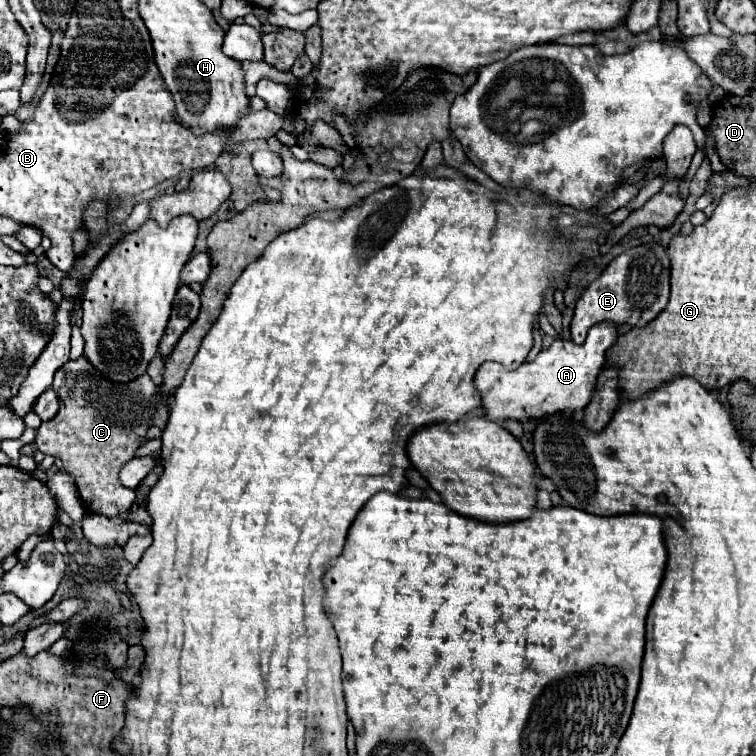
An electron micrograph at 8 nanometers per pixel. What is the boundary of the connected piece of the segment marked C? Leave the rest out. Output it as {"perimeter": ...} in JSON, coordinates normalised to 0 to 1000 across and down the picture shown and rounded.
{"perimeter":[[[107,471],[102,476],[91,476],[73,492],[67,513],[75,519],[81,540],[70,556],[52,563],[44,587],[33,587],[28,601],[44,603],[46,595],[54,595],[57,601],[78,606],[86,622],[97,630],[115,677],[136,680],[142,685],[168,677],[179,664],[179,648],[160,643],[157,622],[189,587],[192,571],[200,563],[197,556],[202,553],[210,532],[208,511],[194,495],[163,511],[139,500],[134,505],[131,492]]]}

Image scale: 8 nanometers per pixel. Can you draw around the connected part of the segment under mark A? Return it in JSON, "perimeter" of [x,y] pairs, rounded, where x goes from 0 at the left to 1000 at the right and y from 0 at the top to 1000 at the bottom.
{"perimeter":[[[806,426],[787,429],[771,458],[750,450],[731,450],[731,455],[710,468],[705,479],[692,479],[684,489],[668,489],[657,479],[642,479],[628,492],[626,508],[636,521],[636,540],[642,550],[657,561],[668,556],[694,558],[700,553],[731,550],[737,545],[758,545],[779,534],[779,519],[798,487],[800,466],[816,450],[816,431]]]}

